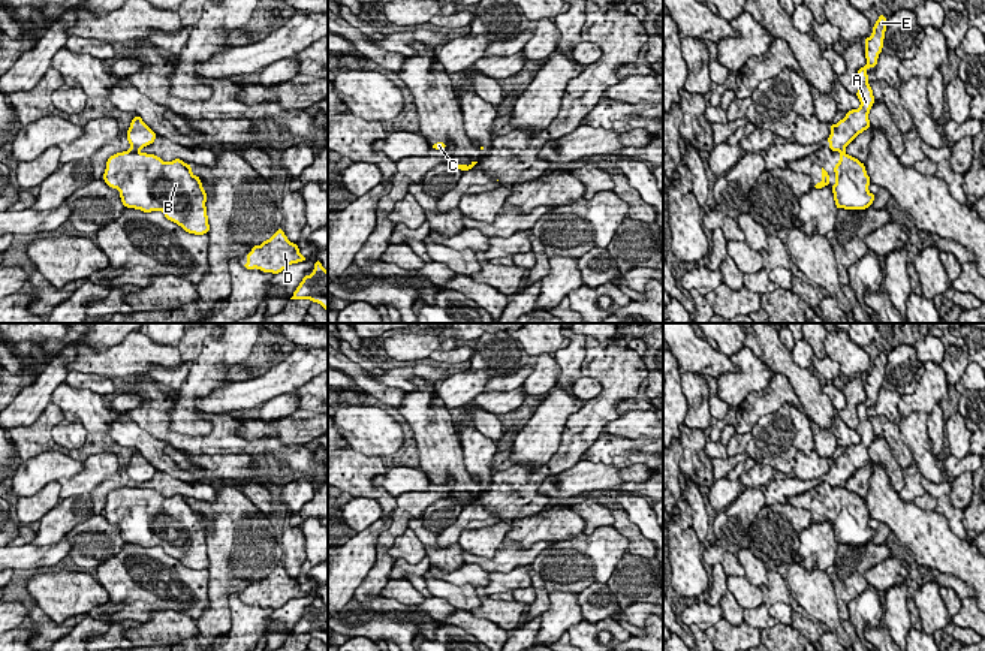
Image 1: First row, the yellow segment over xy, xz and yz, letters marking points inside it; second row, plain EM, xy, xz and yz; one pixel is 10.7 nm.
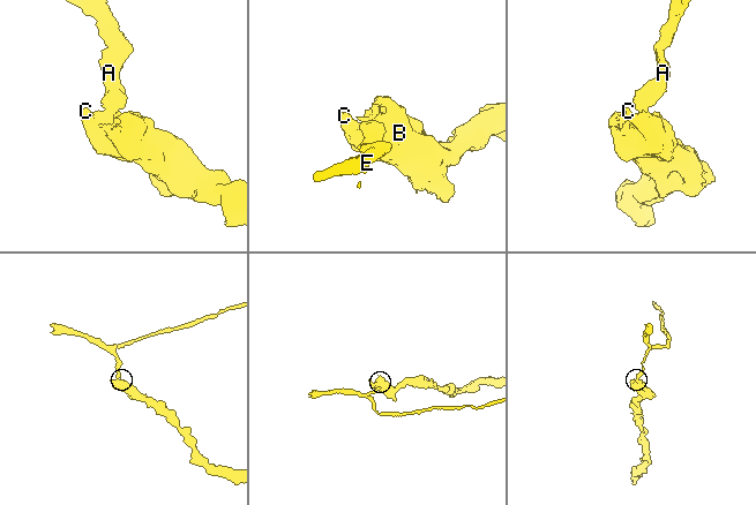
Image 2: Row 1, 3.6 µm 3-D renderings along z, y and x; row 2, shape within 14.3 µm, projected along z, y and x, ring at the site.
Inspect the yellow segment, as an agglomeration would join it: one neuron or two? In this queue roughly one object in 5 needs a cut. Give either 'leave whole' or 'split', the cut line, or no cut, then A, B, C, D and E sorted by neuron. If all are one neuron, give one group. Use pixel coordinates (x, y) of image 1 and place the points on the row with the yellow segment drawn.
split; cut in xy along (129, 150), (136, 151); A E / B C D

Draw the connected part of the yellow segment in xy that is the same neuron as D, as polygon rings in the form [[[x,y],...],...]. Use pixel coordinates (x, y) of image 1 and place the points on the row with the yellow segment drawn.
[[[280,227],[269,239],[251,247],[247,260],[243,265],[246,269],[257,268],[262,272],[278,274],[292,263],[307,260],[307,257],[299,253],[299,247],[290,242]]]

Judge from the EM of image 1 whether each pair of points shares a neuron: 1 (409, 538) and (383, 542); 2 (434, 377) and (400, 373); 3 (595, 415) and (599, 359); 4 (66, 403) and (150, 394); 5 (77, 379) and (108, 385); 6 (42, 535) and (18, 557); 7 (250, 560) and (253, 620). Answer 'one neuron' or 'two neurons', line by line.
1: two neurons
2: one neuron
3: one neuron
4: two neurons
5: one neuron
6: two neurons
7: two neurons

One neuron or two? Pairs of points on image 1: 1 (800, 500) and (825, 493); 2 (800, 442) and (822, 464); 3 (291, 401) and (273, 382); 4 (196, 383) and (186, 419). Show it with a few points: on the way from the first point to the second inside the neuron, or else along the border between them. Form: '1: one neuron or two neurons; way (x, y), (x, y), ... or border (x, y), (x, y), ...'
1: one neuron; way (806, 500), (819, 499)
2: two neurons; border (813, 449), (809, 454), (800, 451), (792, 469)
3: two neurons; border (294, 389), (268, 398), (259, 407)
4: one neuron; way (189, 392), (184, 400), (184, 410)

